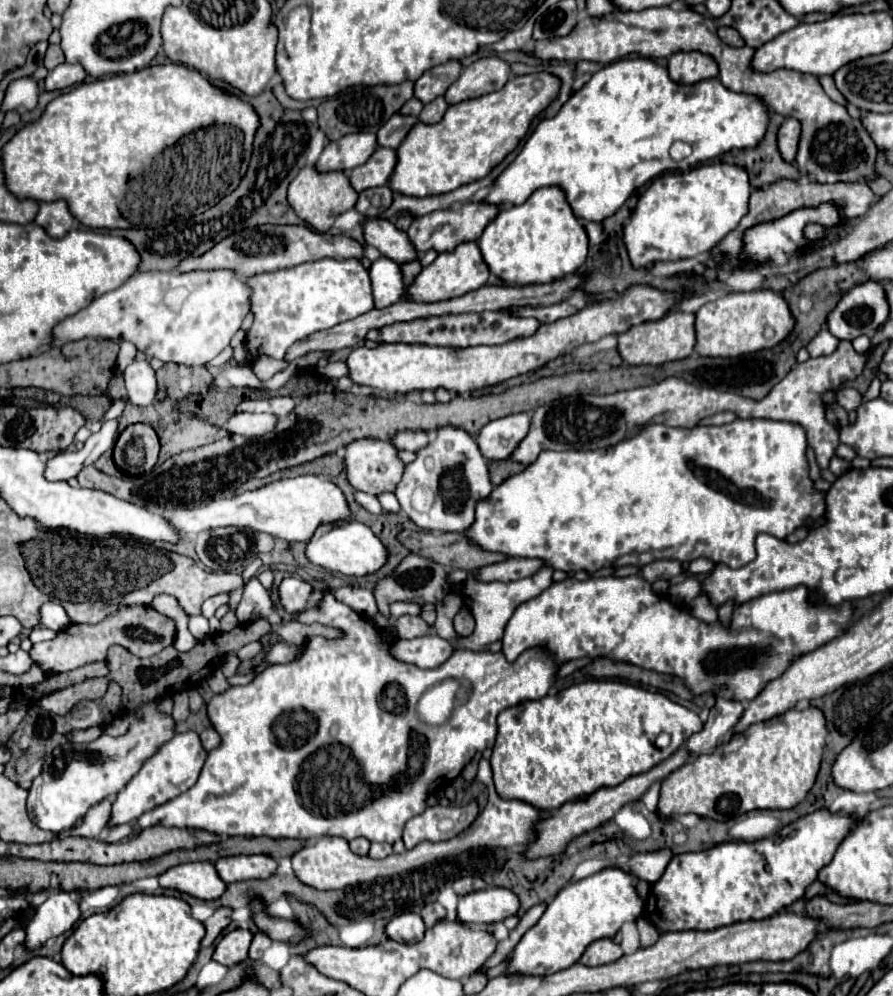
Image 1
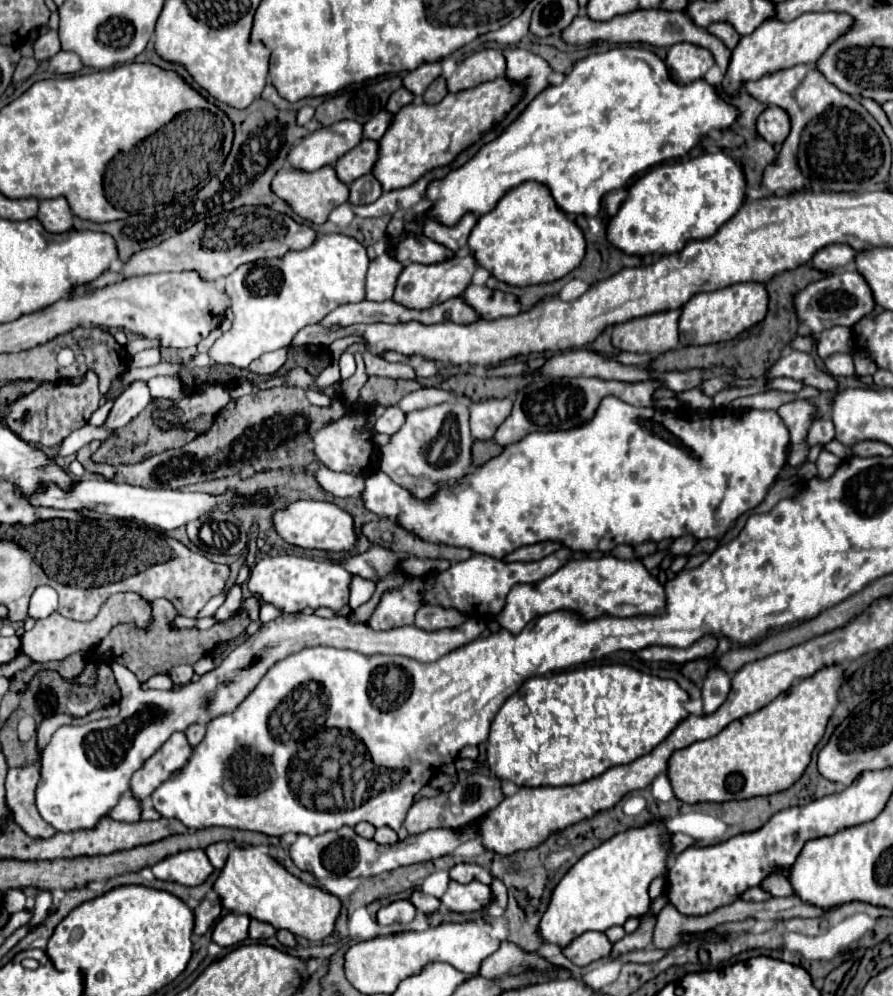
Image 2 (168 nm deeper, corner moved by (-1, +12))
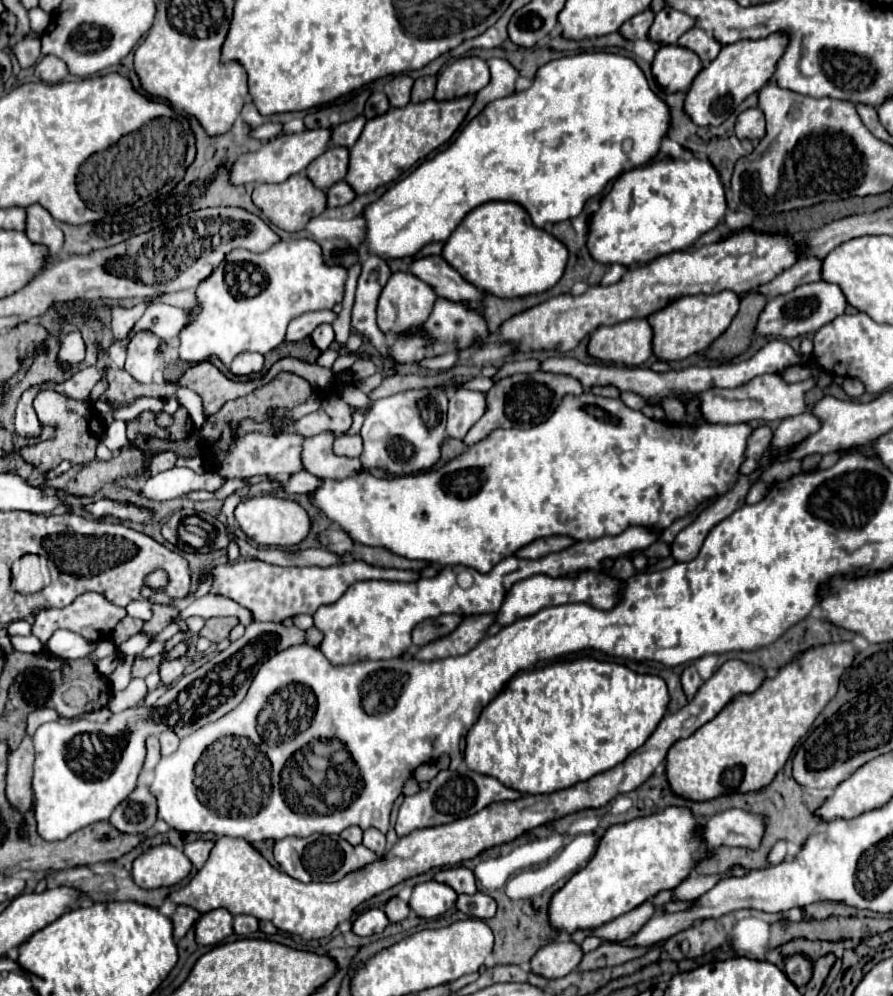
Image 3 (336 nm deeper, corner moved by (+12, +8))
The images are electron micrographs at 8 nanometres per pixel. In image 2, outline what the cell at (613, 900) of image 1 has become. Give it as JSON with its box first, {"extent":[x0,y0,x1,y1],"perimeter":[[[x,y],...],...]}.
{"extent":[539,818,671,948],"perimeter":[[[659,818],[641,828],[619,832],[585,854],[553,890],[549,908],[539,926],[543,938],[563,948],[583,932],[605,932],[611,926],[623,926],[631,916],[643,916],[651,906],[649,884],[667,874],[671,848],[671,834],[665,832],[665,820]]]}

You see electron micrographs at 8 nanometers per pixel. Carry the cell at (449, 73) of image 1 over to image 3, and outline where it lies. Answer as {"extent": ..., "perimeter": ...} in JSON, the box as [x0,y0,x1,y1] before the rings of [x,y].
{"extent":[384,74,414,108],"perimeter":[[[406,74],[402,76],[394,76],[386,86],[384,86],[384,92],[390,100],[390,106],[394,108],[400,108],[400,106],[406,106],[410,102],[410,90],[412,90],[412,84],[414,80]]]}

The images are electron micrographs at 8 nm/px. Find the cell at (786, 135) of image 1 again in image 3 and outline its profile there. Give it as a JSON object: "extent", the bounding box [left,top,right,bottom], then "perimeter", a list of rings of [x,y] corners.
{"extent":[736,108,766,140],"perimeter":[[[760,108],[744,110],[736,118],[736,134],[748,140],[762,140],[762,136],[766,136],[766,122],[762,110]]]}

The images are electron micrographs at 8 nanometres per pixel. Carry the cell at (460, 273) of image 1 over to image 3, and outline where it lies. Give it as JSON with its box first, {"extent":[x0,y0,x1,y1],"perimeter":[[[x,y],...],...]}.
{"extent":[378,272,438,334],"perimeter":[[[394,272],[388,280],[388,284],[384,286],[380,300],[378,300],[378,326],[384,334],[390,332],[404,332],[410,326],[418,326],[424,324],[430,316],[430,308],[434,308],[438,294],[434,292],[434,288],[430,288],[430,284],[418,280],[414,274],[410,272]]]}

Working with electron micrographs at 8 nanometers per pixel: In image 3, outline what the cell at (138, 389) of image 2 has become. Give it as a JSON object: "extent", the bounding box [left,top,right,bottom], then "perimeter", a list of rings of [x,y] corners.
{"extent":[102,420,126,452],"perimeter":[[[114,420],[108,428],[106,428],[106,432],[104,432],[104,436],[102,436],[102,442],[108,446],[108,450],[110,452],[118,452],[124,444],[126,444],[126,422],[124,420]]]}

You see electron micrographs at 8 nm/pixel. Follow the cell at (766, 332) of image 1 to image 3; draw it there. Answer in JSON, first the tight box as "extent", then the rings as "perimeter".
{"extent":[648,290,740,360],"perimeter":[[[724,290],[718,294],[696,294],[696,296],[682,296],[648,316],[648,322],[654,328],[654,354],[660,360],[682,360],[690,354],[706,350],[732,322],[738,312],[740,296],[736,292]]]}

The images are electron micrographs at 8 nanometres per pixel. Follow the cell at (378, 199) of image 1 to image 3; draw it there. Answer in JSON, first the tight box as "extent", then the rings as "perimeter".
{"extent":[326,180,356,208],"perimeter":[[[342,180],[342,182],[334,184],[332,188],[328,188],[326,196],[328,196],[328,206],[330,208],[336,208],[336,206],[350,204],[356,198],[356,192],[352,190],[352,186],[346,180]]]}

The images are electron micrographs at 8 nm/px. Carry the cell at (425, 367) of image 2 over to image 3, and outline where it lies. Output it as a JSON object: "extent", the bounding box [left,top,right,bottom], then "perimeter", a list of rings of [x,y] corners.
{"extent":[352,254,398,364],"perimeter":[[[368,254],[362,260],[362,274],[358,278],[358,288],[356,288],[356,302],[352,308],[352,328],[366,336],[378,352],[382,352],[392,364],[398,364],[390,356],[390,344],[386,342],[384,332],[376,324],[376,304],[382,288],[386,286],[390,278],[390,266],[384,258]]]}

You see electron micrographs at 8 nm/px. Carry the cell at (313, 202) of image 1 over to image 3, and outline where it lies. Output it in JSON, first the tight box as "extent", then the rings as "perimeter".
{"extent":[252,174,326,232],"perimeter":[[[294,174],[282,184],[258,184],[252,194],[254,204],[274,222],[278,228],[286,232],[298,232],[304,230],[308,220],[314,216],[320,216],[326,210],[326,194],[320,188],[314,188],[310,180],[306,180],[306,174]]]}

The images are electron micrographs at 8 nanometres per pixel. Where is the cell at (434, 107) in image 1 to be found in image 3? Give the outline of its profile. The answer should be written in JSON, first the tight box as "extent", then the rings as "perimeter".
{"extent":[412,76,436,102],"perimeter":[[[434,76],[418,78],[418,80],[414,82],[414,88],[412,88],[412,102],[430,100],[430,98],[434,96],[434,88],[436,88],[436,78],[434,78]]]}

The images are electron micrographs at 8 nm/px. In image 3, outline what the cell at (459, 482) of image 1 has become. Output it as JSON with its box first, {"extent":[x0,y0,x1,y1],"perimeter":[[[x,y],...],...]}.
{"extent":[360,388,448,476],"perimeter":[[[424,388],[424,390],[408,390],[388,398],[380,398],[374,402],[370,414],[364,420],[360,436],[364,440],[364,452],[360,456],[362,468],[380,468],[392,476],[408,476],[430,470],[440,460],[440,450],[446,436],[446,412],[448,412],[448,398],[442,388]]]}

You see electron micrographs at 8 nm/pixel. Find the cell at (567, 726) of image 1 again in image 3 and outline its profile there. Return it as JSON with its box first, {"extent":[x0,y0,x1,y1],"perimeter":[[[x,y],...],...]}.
{"extent":[464,658,668,794],"perimeter":[[[578,658],[574,662],[556,662],[546,668],[520,672],[482,710],[478,722],[466,736],[464,760],[470,770],[494,776],[506,788],[520,794],[552,794],[576,782],[590,780],[626,760],[656,730],[668,702],[666,682],[660,676],[636,674],[616,662]]]}

